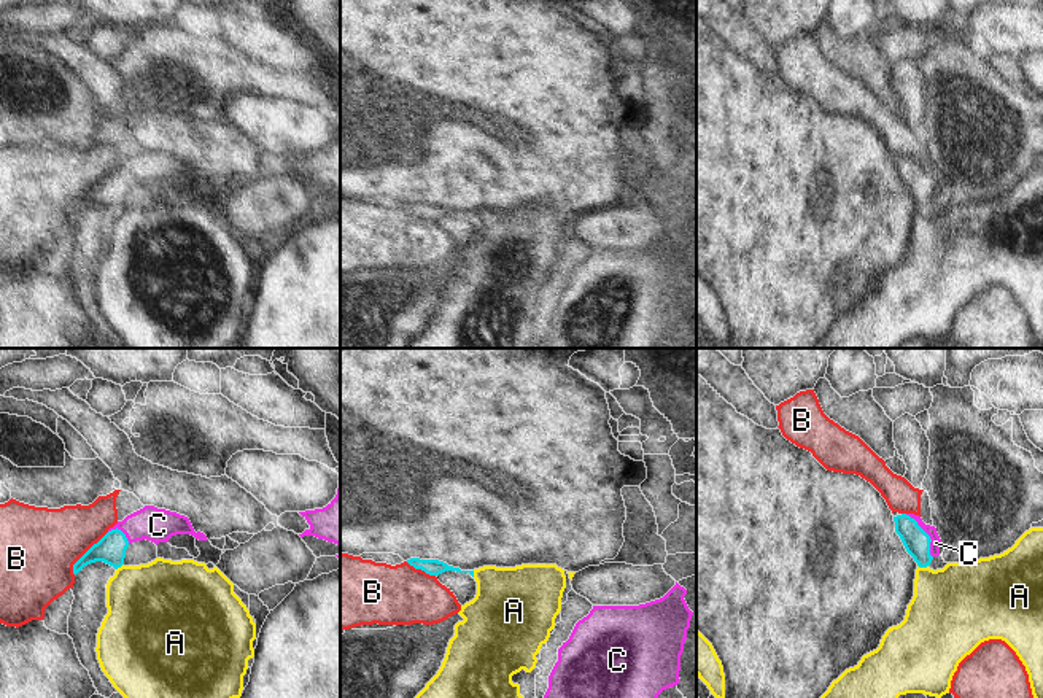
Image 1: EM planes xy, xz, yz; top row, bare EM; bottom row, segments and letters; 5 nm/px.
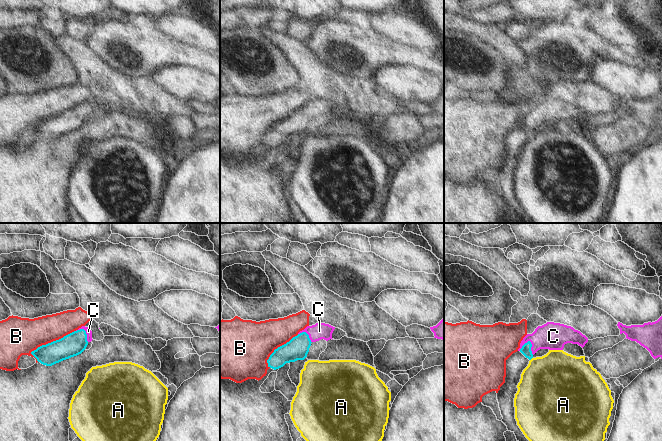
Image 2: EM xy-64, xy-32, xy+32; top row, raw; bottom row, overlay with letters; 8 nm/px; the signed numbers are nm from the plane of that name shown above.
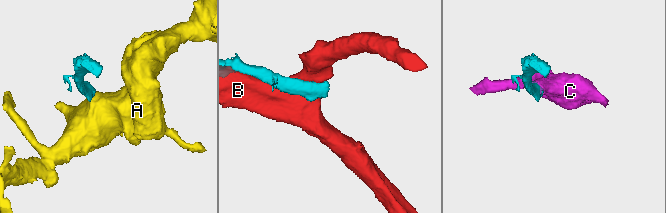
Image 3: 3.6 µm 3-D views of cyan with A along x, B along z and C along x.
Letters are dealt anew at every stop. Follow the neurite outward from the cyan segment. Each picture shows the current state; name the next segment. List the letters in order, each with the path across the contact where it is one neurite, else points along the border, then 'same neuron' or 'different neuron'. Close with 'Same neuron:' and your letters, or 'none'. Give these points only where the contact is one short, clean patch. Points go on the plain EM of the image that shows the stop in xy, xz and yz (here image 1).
A: border yz (918, 209), (927, 210); different neuron
B: different neuron
C: way yz (916, 185), (927, 178), (935, 186); same neuron
Same neuron: C

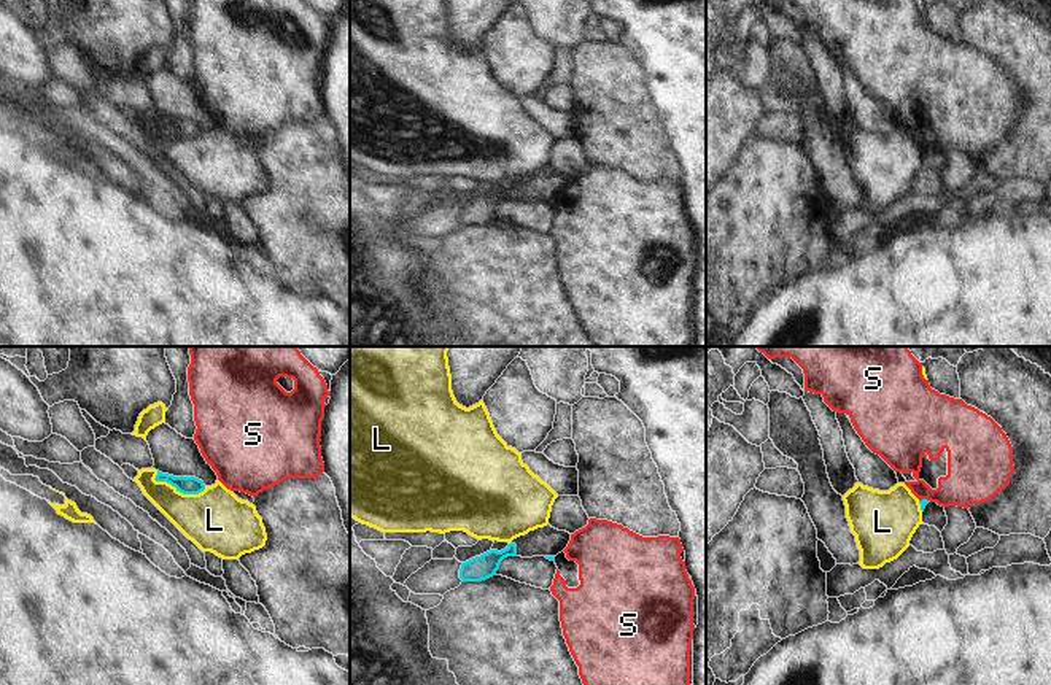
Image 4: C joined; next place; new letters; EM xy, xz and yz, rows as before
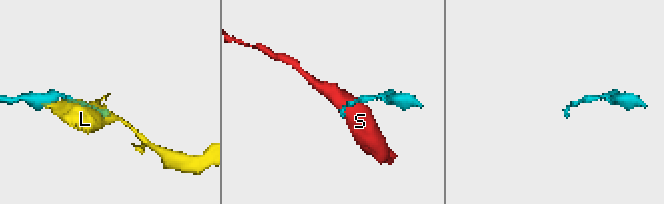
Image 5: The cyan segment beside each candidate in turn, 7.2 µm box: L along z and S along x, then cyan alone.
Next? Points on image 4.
L: border xy (153, 123), (169, 126), (183, 137), (201, 137), (205, 132); different neuron
S: border yz (927, 143), (919, 145); different neuron
Same neuron: none

